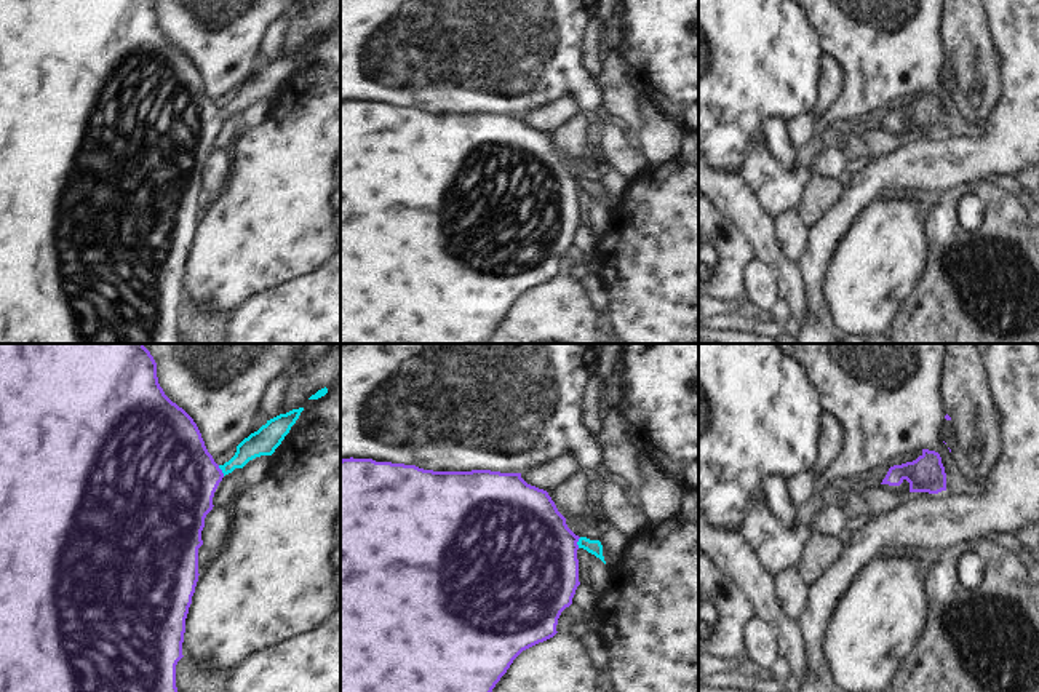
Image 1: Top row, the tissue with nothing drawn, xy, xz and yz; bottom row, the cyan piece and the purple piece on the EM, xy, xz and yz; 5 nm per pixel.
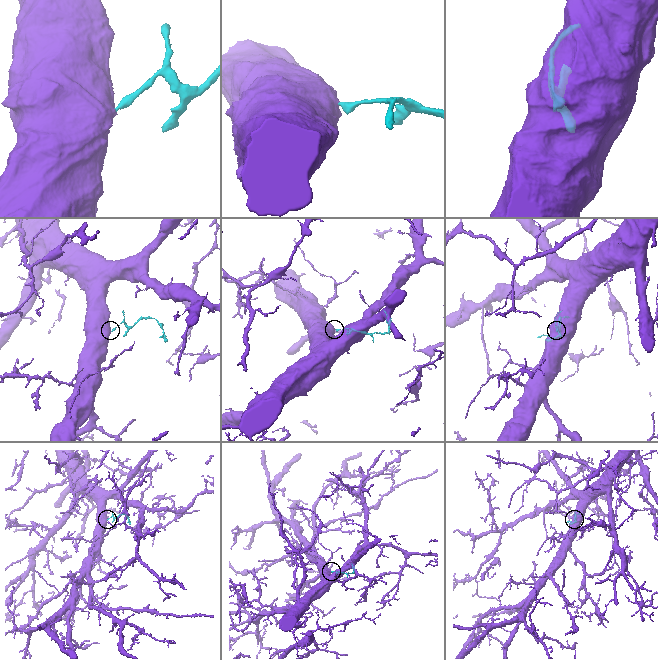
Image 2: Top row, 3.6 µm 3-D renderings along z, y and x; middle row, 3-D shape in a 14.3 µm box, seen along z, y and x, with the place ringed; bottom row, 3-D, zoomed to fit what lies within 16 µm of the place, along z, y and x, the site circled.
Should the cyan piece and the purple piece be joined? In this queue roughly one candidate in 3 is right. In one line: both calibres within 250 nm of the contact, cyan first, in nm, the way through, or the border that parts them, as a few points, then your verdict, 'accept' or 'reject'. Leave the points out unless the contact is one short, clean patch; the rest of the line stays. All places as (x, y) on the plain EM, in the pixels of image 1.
130/440 nm | across xy (262, 83), (221, 111), (214, 115), (173, 120) | accept

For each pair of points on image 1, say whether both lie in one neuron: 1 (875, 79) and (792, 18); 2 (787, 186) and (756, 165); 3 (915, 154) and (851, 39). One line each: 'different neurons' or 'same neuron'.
1: different neurons
2: same neuron
3: different neurons

